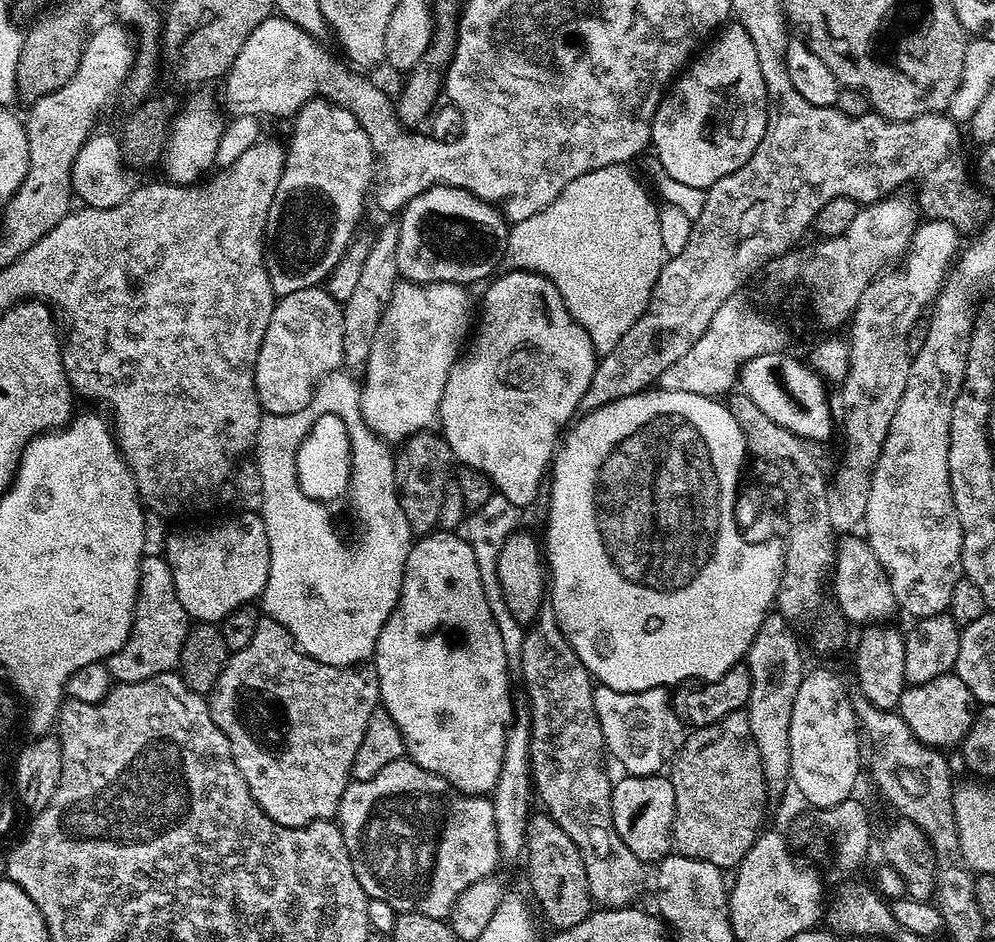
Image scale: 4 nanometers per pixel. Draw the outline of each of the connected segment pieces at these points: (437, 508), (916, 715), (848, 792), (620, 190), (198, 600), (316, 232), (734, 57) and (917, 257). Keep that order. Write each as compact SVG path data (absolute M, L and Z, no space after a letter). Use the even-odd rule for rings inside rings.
M435 431L419 432L399 445L394 459L401 508L405 511L413 533L417 537L426 536L439 525L436 523L439 522L440 511L444 508L444 487L447 484L449 487L450 484L448 460L453 459L450 446L445 442L443 435Z
M954 674L939 676L925 684L914 684L905 687L900 696L898 709L906 726L923 744L937 750L955 749L961 740L966 738L966 730L970 730L970 722L974 722L978 702L970 694L966 682Z
M816 668L813 672L811 669L798 686L794 714L790 714L791 783L794 788L796 784L812 808L838 806L855 793L852 791L860 776L860 764L862 768L862 736L852 709L850 688L828 668Z
M611 164L602 170L582 174L582 178L574 178L574 182L570 182L570 186L566 186L566 190L562 190L562 194L558 194L558 198L554 198L554 202L550 202L550 206L538 210L538 214L530 214L530 218L526 218L522 222L511 225L508 233L507 267L521 272L537 272L539 276L545 276L558 290L558 294L562 294L564 304L578 322L578 326L582 326L582 330L586 330L586 334L590 334L590 342L598 354L614 350L614 346L618 346L618 342L622 339L622 334L626 334L626 330L630 330L630 326L634 326L634 322L638 322L638 318L642 318L642 314L650 302L654 282L658 282L658 274L666 259L662 250L662 234L658 226L657 201L654 202L648 197L647 190L636 181L636 176L630 169L631 167L623 164Z
M255 511L244 512L241 516L228 516L217 524L204 524L201 528L176 532L165 542L162 555L170 566L174 590L178 590L178 602L182 602L182 610L186 610L193 621L202 624L219 625L232 612L259 601L270 574L270 542L266 538L264 520Z
M317 98L303 104L291 124L292 141L286 144L284 173L278 182L278 190L274 190L268 218L264 221L264 265L277 297L315 288L327 281L328 275L357 235L356 223L364 206L364 194L367 190L369 193L374 182L372 143L350 110Z
M728 22L707 41L703 51L677 75L664 93L652 119L650 148L656 151L670 179L677 180L684 188L707 190L714 182L734 174L734 170L741 168L750 154L754 154L758 142L762 142L762 134L766 134L767 121L766 82L762 82L754 42L750 42L750 34L746 34L742 25Z
M926 220L919 223L899 265L871 281L850 318L850 338L848 337L846 342L848 346L847 376L840 386L847 449L844 452L844 463L840 466L840 473L834 478L831 477L828 498L830 522L837 533L852 534L863 525L872 472L881 456L881 448L889 430L890 419L897 410L902 392L906 388L906 379L909 378L911 356L906 350L906 334L909 333L910 326L921 319L920 314L924 308L926 307L926 310L939 295L946 278L946 271L951 267L960 248L958 236L960 236L959 231L945 220Z

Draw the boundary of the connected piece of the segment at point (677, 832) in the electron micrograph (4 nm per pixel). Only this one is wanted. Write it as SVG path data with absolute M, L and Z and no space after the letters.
M741 710L722 718L722 722L714 722L705 728L689 731L675 753L676 769L670 772L674 786L674 822L672 823L672 843L675 851L681 856L698 858L702 862L710 862L721 870L735 869L747 851L761 836L765 827L764 815L768 812L768 783L762 772L762 758L758 754L758 746L750 734L750 722L747 711Z

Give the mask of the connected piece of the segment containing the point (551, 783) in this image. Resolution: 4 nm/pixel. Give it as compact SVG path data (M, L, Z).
M545 602L538 610L536 620L527 625L522 642L522 666L518 673L524 679L524 688L528 691L528 704L531 717L531 744L529 758L531 760L531 783L535 795L540 795L543 811L570 834L570 842L578 846L582 854L582 862L586 870L586 882L590 886L590 894L597 905L605 908L626 908L640 892L640 883L644 880L645 865L618 838L612 825L612 786L604 768L600 765L600 752L605 751L604 739L600 723L594 710L592 690L594 681L586 666L574 654L574 646L562 634L558 626L558 618L554 614L551 603Z

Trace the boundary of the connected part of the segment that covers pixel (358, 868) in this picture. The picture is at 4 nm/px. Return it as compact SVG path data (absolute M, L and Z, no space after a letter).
M407 758L390 762L390 766L384 766L382 770L378 770L378 774L374 774L374 778L352 780L342 794L338 823L342 830L342 838L346 838L346 850L350 854L350 862L354 866L354 874L362 886L362 890L373 901L388 903L397 913L417 912L418 914L426 914L426 918L438 918L447 921L451 917L452 908L456 905L456 900L462 892L470 886L474 886L474 882L493 875L497 871L496 863L501 863L502 860L491 799L487 795L465 796L457 792L451 784L447 784L438 774L422 770L422 766L418 766Z

